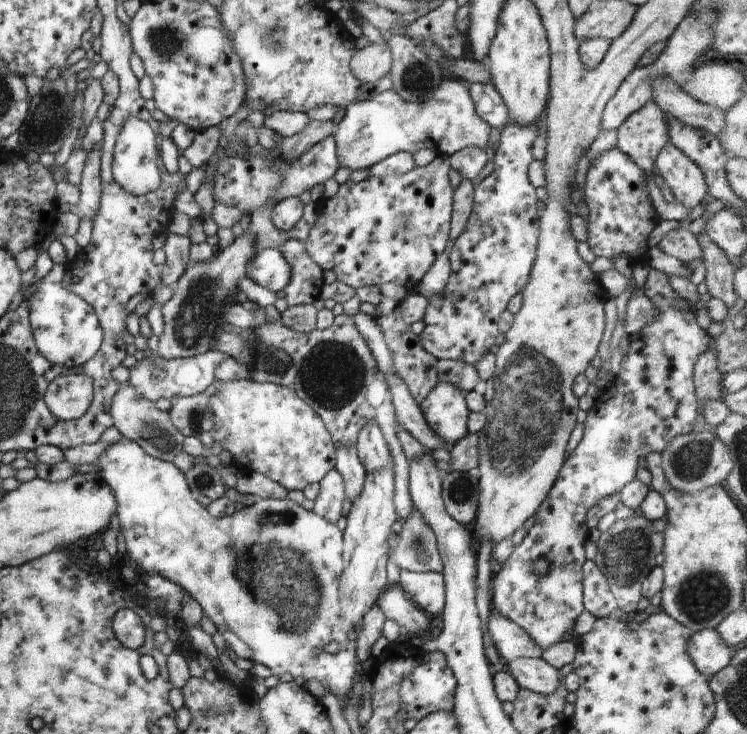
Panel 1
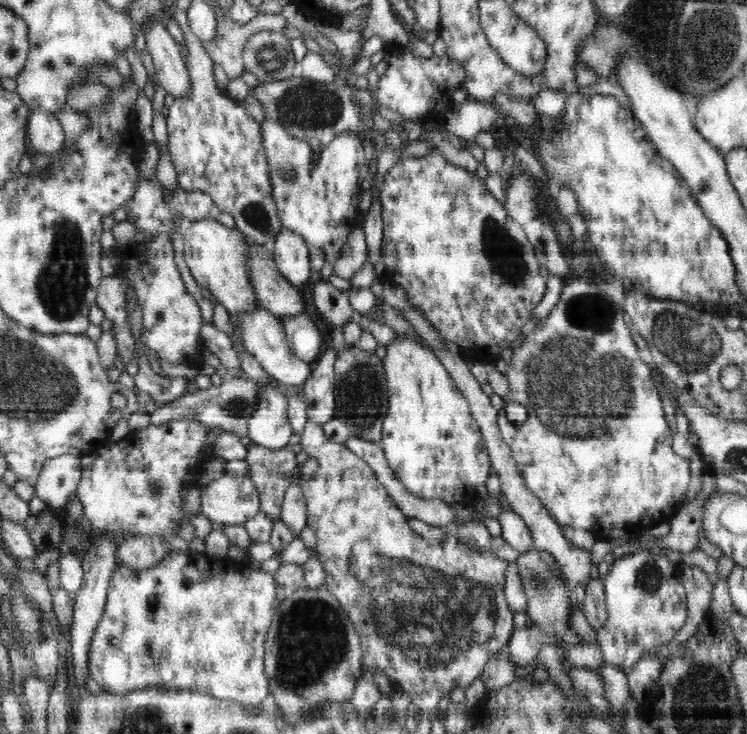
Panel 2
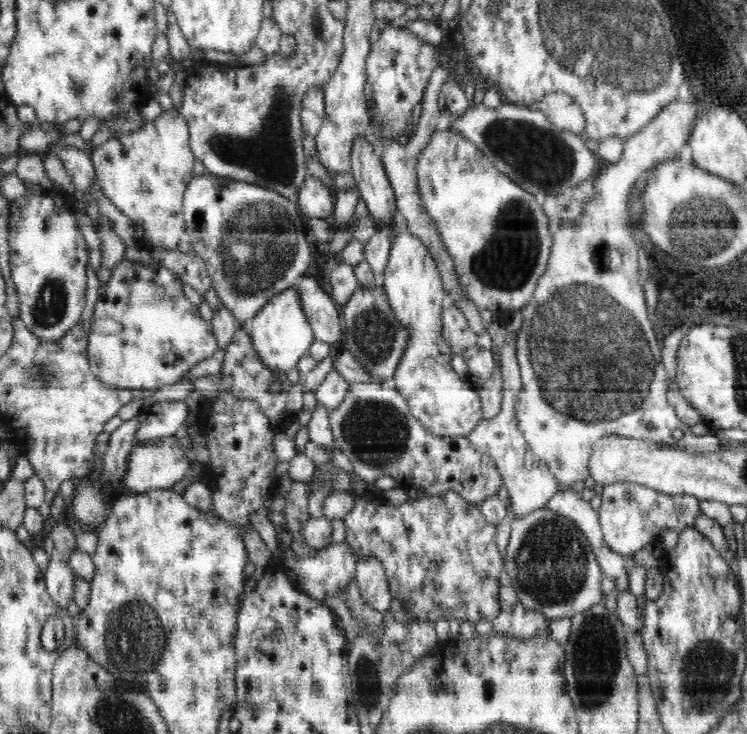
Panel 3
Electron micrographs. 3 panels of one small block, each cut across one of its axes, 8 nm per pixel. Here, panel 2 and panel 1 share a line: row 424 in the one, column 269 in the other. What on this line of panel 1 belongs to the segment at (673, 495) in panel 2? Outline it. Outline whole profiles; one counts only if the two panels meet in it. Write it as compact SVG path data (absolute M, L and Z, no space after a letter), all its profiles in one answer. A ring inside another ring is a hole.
M124 437L120 438L116 444L112 443L111 446L108 446L100 458L98 458L98 461L95 462L95 465L100 470L98 472L99 476L108 484L108 487L114 494L116 504L118 504L118 508L116 508L117 516L120 521L122 536L124 536L124 542L126 543L126 550L131 557L131 563L139 571L158 573L163 578L178 584L178 586L184 589L185 593L198 600L204 614L214 622L214 626L224 637L226 645L232 648L238 658L250 660L254 664L262 664L272 671L273 676L278 676L282 679L304 678L305 681L320 680L322 684L326 684L326 688L330 688L330 693L337 695L338 698L342 698L350 693L350 688L357 682L356 676L359 668L358 656L356 655L357 631L348 622L342 622L342 612L340 612L338 582L340 582L342 572L344 572L344 558L342 558L344 540L343 532L340 532L336 524L327 522L313 511L308 512L308 510L304 510L300 504L292 502L287 497L284 499L259 499L258 503L252 506L238 507L231 516L216 518L197 499L193 498L184 472L180 472L172 462L148 456L137 442L129 441L128 438ZM262 512L268 512L272 515L267 524L262 524ZM331 642L336 642L340 646L338 652L326 652L326 646Z

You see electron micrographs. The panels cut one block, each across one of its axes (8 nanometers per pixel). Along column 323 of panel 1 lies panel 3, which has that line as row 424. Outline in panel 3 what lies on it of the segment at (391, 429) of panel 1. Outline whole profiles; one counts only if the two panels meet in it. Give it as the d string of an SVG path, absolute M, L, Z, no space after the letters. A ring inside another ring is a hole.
M380 382L375 384L366 383L354 383L349 386L348 392L345 394L344 401L336 408L331 409L329 414L329 422L331 426L331 432L334 438L334 444L340 449L346 457L349 458L352 463L354 473L366 483L373 483L382 476L390 476L396 480L396 489L401 489L409 494L410 500L416 500L420 497L431 497L434 495L444 494L444 492L454 491L457 492L464 500L475 503L479 506L486 498L494 496L503 486L503 479L501 478L500 472L496 467L495 462L488 454L480 453L472 447L469 438L464 437L447 437L438 439L436 435L432 435L428 429L424 429L422 423L418 422L416 417L412 416L412 413L408 412L408 407L404 402L404 398L397 389L394 388L390 383Z

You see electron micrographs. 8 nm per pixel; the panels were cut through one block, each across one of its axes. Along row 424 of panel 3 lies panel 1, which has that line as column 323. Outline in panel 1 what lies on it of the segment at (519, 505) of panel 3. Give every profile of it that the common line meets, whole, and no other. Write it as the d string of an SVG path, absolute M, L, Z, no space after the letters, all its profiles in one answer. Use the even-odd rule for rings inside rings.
M330 470L320 480L320 494L314 500L313 512L327 522L337 524L342 517L342 506L345 500L344 478L338 470Z

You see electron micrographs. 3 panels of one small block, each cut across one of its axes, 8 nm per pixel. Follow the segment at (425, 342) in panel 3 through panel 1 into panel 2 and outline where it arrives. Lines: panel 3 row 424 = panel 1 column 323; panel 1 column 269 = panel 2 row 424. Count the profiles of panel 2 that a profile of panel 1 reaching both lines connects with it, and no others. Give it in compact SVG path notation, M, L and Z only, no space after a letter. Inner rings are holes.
M398 334L383 363L389 410L380 446L394 477L420 498L439 498L450 508L478 506L483 496L477 491L493 474L492 464L480 426L450 373L432 349Z

